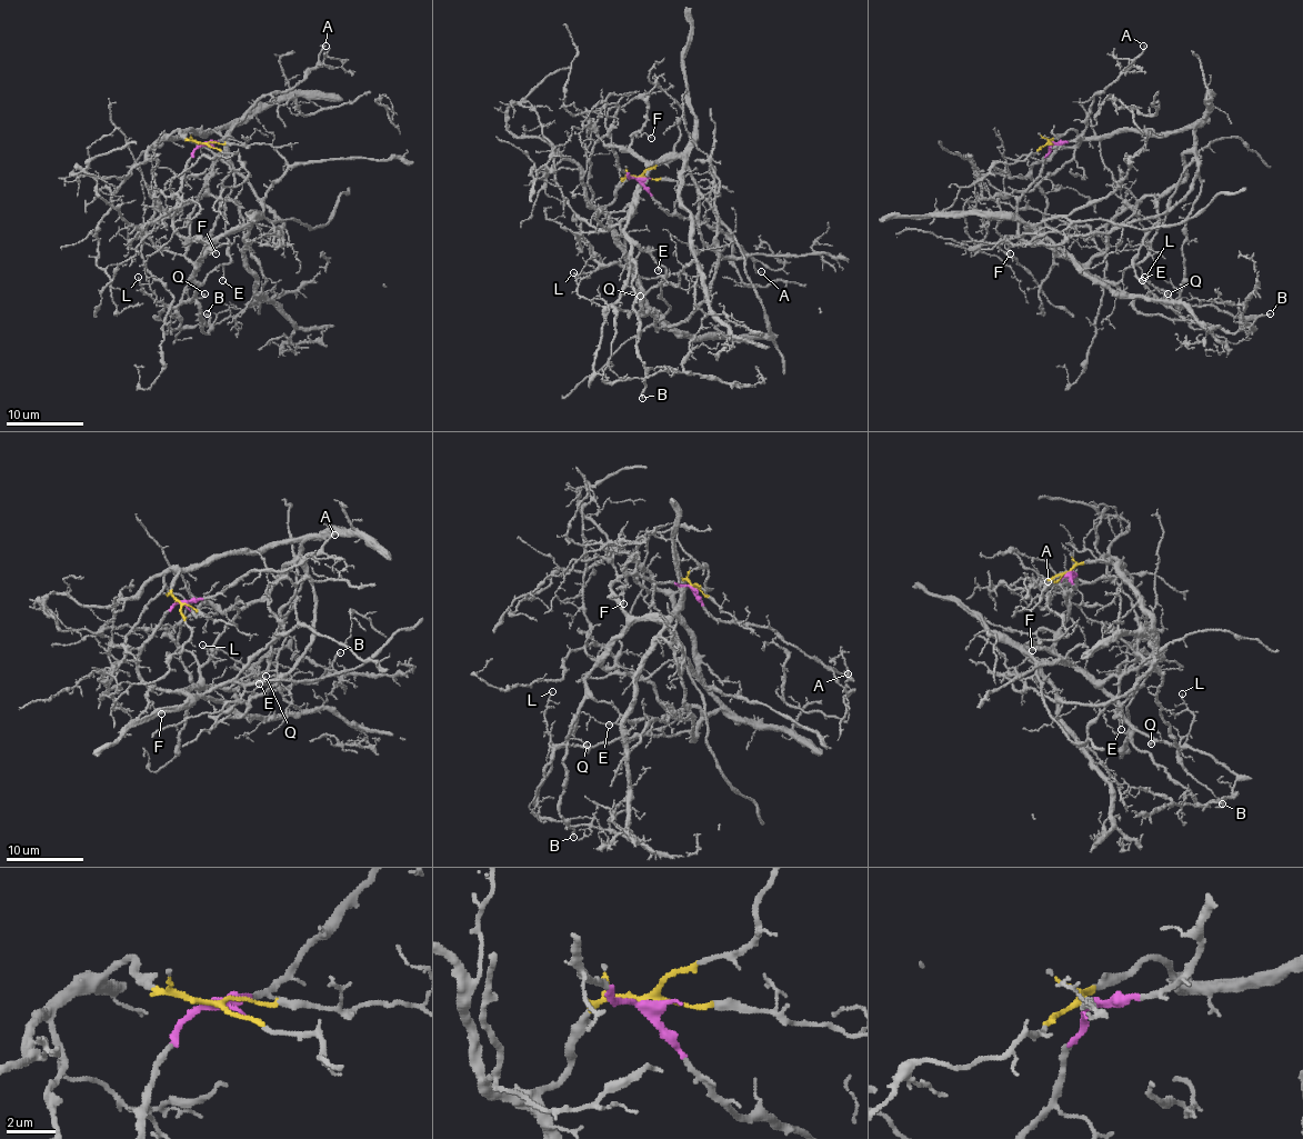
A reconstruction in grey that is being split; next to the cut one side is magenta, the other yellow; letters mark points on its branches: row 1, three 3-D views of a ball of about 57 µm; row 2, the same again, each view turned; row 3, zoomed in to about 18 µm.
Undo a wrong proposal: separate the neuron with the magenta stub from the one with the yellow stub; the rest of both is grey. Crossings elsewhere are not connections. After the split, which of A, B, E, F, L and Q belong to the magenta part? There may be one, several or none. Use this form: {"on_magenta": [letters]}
{"on_magenta": ["A", "B", "E", "F", "L", "Q"]}

